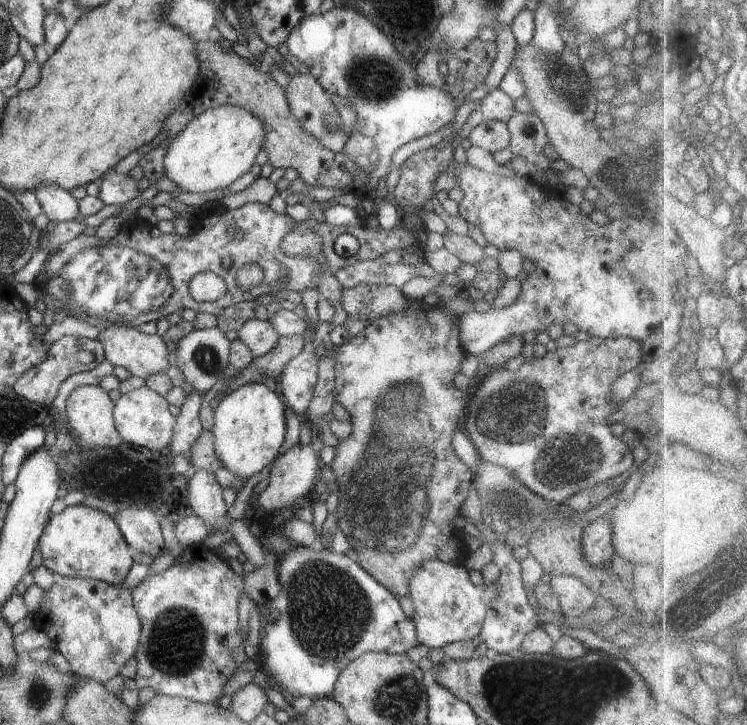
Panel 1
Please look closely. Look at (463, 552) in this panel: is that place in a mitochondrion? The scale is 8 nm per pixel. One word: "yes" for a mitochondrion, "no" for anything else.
no

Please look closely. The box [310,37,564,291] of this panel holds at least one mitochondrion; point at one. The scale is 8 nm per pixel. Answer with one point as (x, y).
(373, 77)

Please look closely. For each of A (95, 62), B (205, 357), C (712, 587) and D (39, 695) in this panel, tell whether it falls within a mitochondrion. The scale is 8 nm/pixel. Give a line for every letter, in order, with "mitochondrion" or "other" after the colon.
A: other
B: mitochondrion
C: mitochondrion
D: mitochondrion

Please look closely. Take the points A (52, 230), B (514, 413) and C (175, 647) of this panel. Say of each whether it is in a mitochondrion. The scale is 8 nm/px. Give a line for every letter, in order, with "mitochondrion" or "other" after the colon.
A: other
B: mitochondrion
C: mitochondrion

